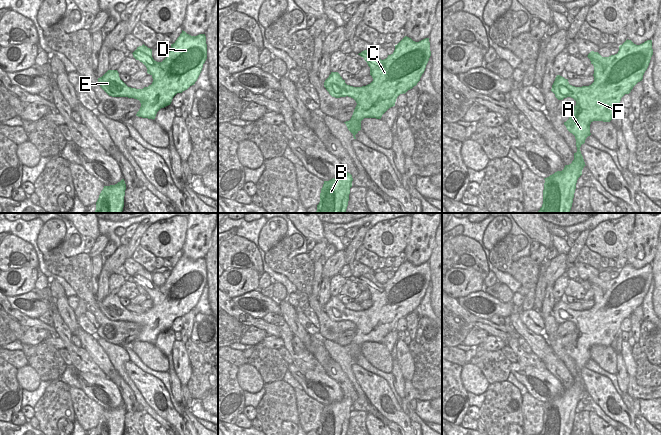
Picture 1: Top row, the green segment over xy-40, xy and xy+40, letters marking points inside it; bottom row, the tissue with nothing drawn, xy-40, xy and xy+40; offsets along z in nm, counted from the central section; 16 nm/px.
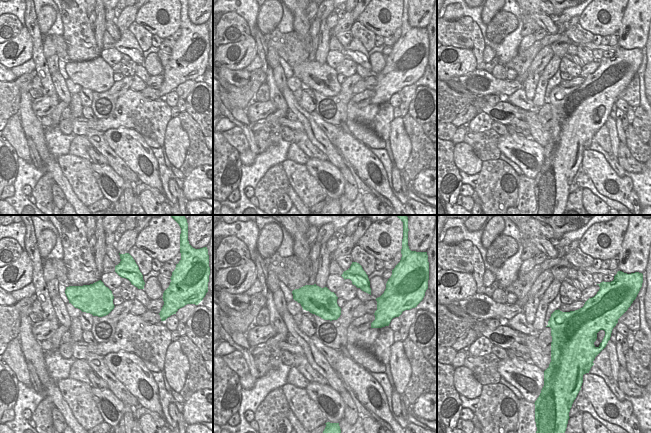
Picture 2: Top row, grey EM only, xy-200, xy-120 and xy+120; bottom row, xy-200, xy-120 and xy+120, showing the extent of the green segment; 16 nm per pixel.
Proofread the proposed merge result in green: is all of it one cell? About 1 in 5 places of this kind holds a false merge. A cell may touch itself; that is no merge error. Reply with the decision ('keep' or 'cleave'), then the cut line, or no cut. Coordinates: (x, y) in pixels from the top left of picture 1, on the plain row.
keep; no cut

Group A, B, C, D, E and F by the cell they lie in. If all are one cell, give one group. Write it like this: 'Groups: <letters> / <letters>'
Groups: A B C D E F.

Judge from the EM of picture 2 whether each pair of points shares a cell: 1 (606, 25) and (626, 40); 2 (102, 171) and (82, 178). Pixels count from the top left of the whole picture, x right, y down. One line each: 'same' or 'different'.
1: different
2: different

